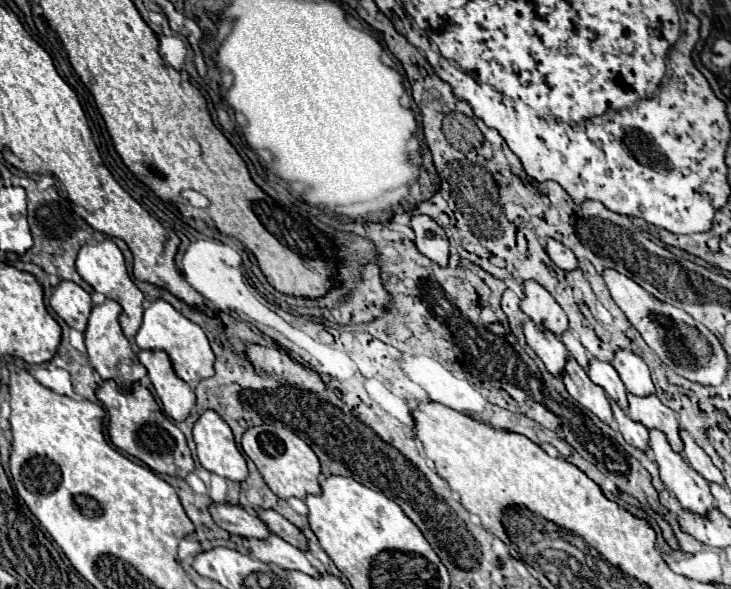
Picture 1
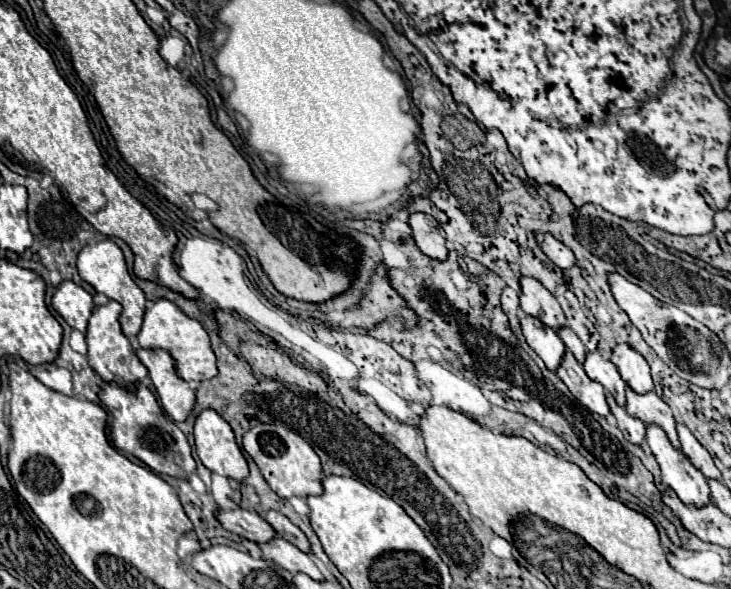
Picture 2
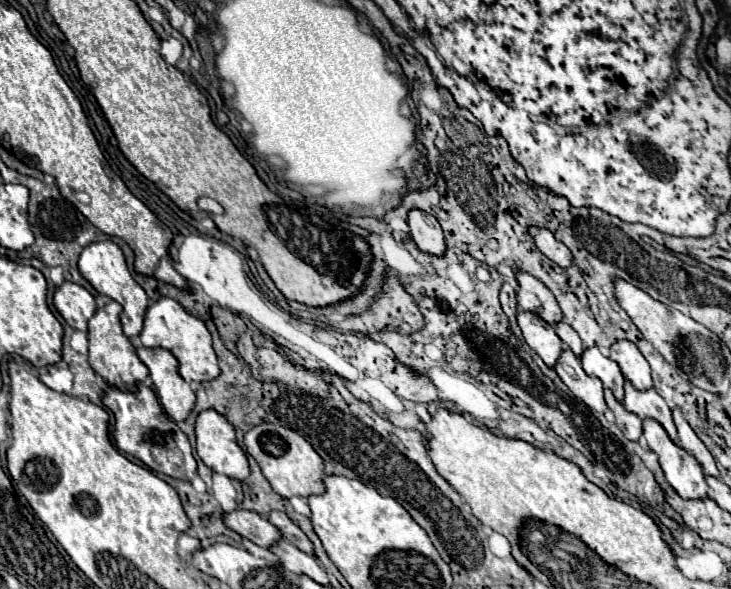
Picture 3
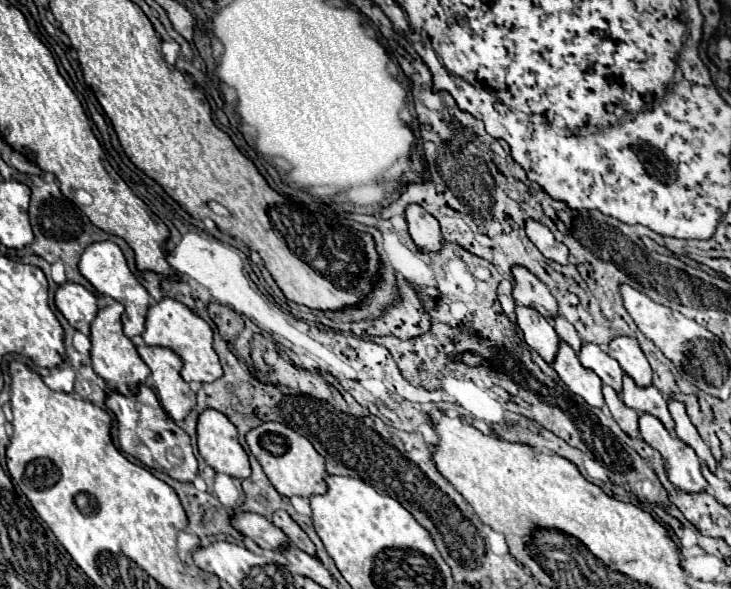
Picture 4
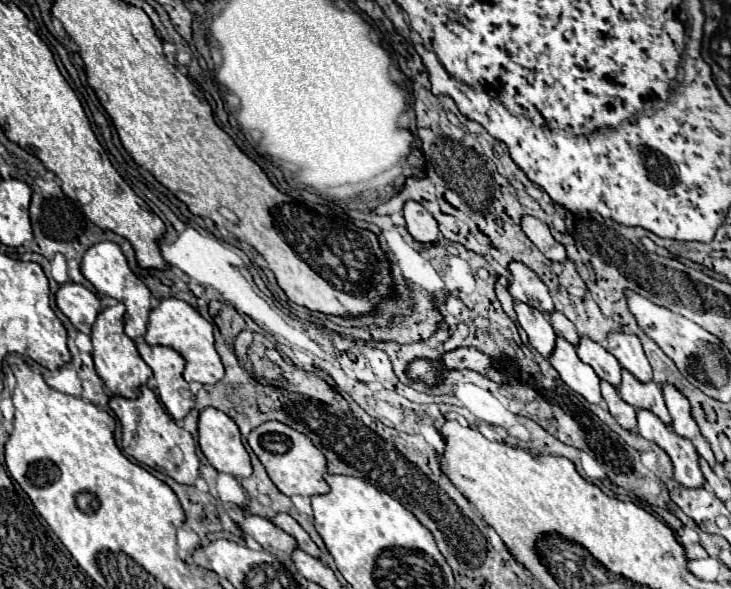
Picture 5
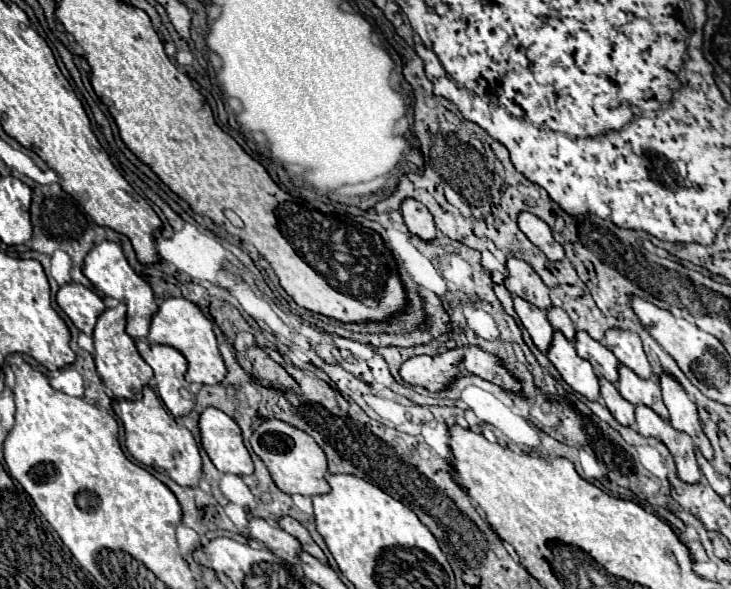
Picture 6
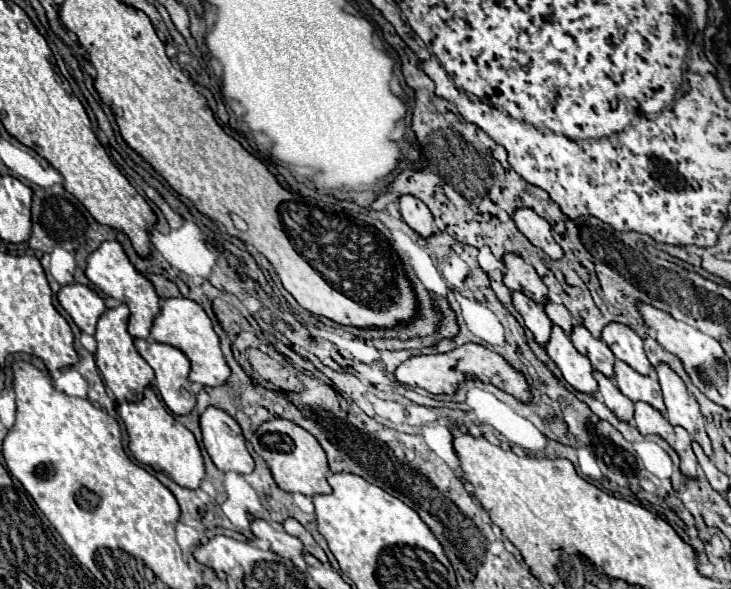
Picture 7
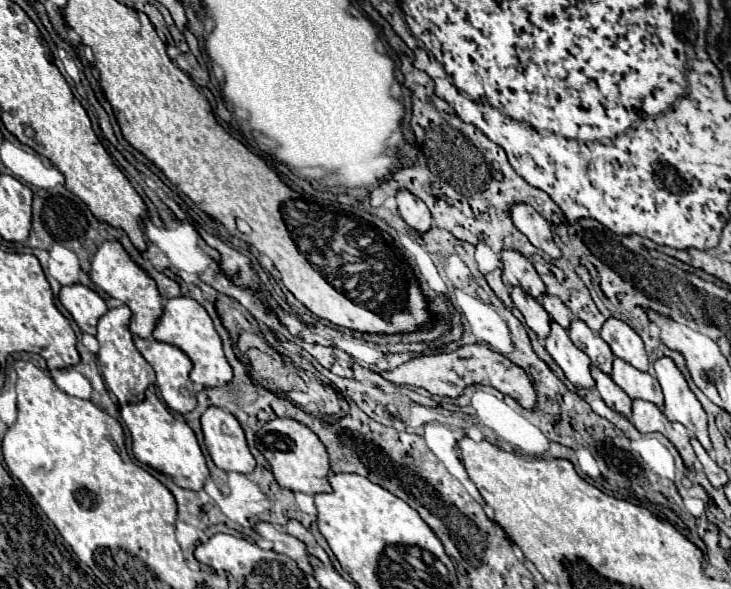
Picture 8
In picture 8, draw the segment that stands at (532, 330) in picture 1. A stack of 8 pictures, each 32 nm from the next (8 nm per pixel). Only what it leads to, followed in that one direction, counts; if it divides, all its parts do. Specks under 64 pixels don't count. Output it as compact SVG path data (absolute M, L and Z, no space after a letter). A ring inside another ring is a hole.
M510 288L510 296L514 306L524 314L526 324L538 334L538 338L546 338L550 332L550 316L544 310L544 306L532 296L526 296L522 288Z

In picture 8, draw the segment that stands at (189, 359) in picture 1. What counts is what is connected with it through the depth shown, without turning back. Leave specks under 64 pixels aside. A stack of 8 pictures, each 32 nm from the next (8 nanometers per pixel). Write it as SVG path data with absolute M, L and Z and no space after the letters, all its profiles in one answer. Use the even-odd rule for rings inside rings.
M186 296L170 298L164 304L164 314L158 320L152 336L160 342L178 346L182 352L188 354L188 358L194 364L192 374L190 374L192 382L198 382L202 386L212 386L212 388L220 388L220 386L226 386L228 382L232 382L234 372L232 372L232 366L228 364L228 360L224 356L222 340L220 340L218 332L214 330L212 318L208 316L208 312L196 300L186 298Z

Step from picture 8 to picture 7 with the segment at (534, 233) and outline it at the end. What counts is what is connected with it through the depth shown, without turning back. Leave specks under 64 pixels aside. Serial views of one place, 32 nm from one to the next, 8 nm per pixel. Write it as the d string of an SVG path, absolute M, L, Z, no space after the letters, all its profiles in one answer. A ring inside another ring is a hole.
M516 208L514 210L516 228L540 250L544 250L552 260L562 258L562 248L552 238L550 224L538 216L532 208Z

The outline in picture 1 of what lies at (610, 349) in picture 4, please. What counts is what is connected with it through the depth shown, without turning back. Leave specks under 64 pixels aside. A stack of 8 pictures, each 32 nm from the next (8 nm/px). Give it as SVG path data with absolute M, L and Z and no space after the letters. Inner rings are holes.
M618 348L612 358L612 366L620 374L622 382L626 384L626 390L636 396L648 396L654 392L654 384L650 378L650 370L646 362L634 354L632 350Z

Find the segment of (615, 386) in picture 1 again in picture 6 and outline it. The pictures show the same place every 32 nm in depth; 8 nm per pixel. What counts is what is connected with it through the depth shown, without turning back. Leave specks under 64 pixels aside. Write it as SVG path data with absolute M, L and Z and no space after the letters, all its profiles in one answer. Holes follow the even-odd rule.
M576 330L574 346L576 346L576 352L592 364L596 374L604 376L610 382L618 380L618 360L602 342L590 338L588 332Z

